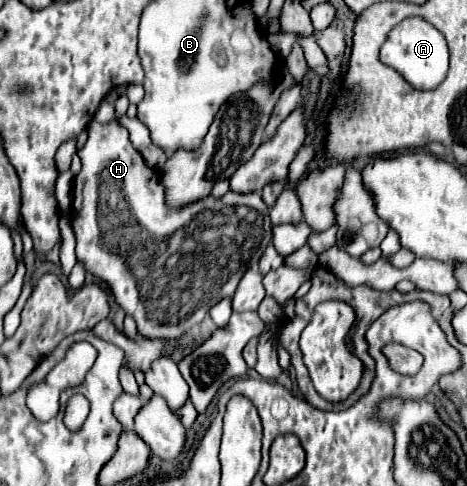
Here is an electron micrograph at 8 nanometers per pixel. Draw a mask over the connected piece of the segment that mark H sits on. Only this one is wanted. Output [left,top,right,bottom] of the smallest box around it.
[71,121,273,339]

